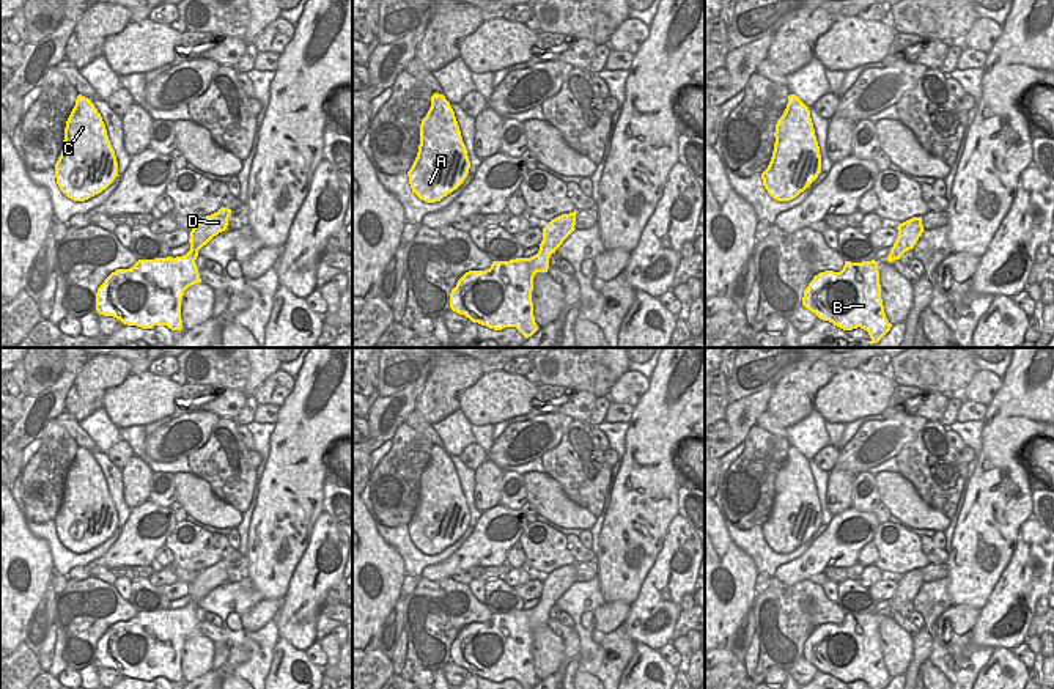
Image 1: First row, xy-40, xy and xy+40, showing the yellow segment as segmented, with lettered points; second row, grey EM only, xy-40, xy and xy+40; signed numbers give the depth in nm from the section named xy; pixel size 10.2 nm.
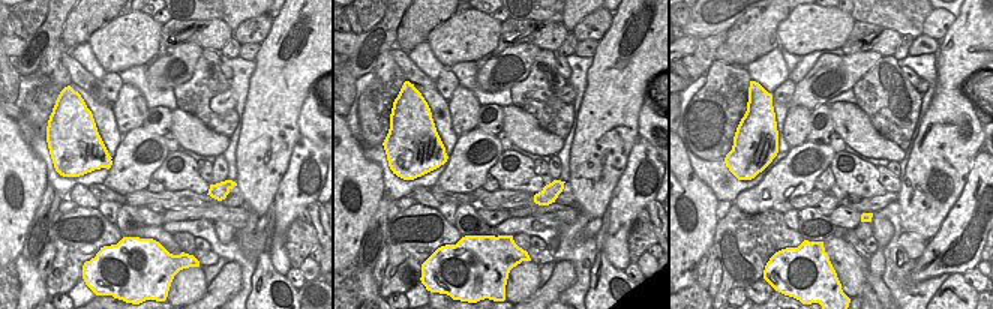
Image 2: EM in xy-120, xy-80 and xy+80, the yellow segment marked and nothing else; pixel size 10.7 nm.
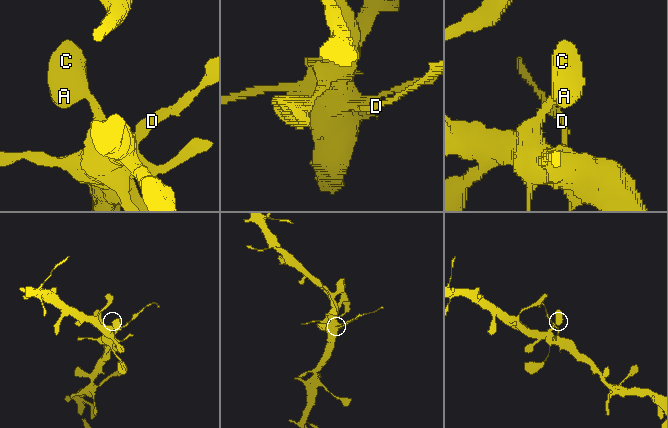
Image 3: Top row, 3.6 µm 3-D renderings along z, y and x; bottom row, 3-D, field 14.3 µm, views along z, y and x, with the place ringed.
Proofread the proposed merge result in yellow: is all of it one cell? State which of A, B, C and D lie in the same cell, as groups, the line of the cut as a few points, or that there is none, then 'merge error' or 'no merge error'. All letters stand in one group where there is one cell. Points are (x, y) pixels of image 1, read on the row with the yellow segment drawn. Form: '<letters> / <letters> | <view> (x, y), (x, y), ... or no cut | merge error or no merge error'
A B C / D | xy+40 (910, 247), (892, 249) | merge error

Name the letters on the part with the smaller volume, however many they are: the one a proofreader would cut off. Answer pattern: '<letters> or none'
D

